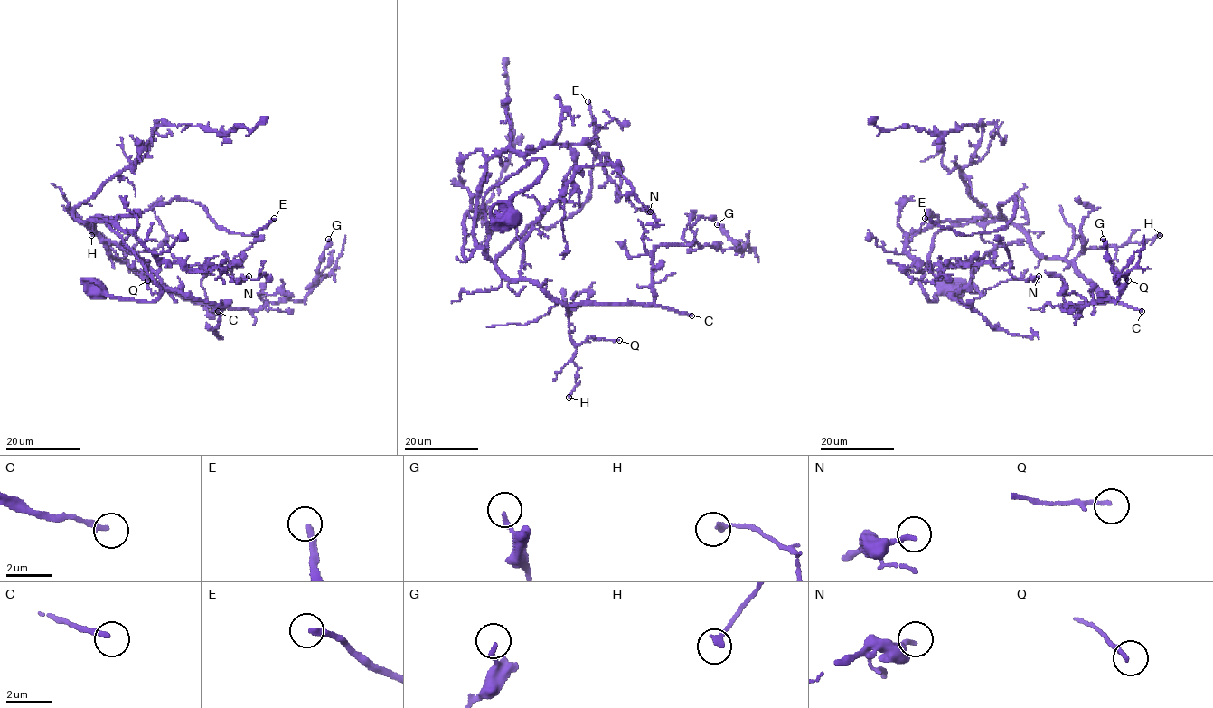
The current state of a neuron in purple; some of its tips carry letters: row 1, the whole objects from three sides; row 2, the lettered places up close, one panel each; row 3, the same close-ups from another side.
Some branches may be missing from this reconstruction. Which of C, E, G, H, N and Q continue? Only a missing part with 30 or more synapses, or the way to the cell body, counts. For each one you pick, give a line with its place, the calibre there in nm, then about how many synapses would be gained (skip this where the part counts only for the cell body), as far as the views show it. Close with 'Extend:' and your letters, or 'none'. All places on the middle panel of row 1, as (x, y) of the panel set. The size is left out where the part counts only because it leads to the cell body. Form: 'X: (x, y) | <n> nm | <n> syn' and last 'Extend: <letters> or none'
C: (691, 316) | 240 nm | 100 syn
E: (587, 101) | 280 nm | 70 syn
Extend: C, E

